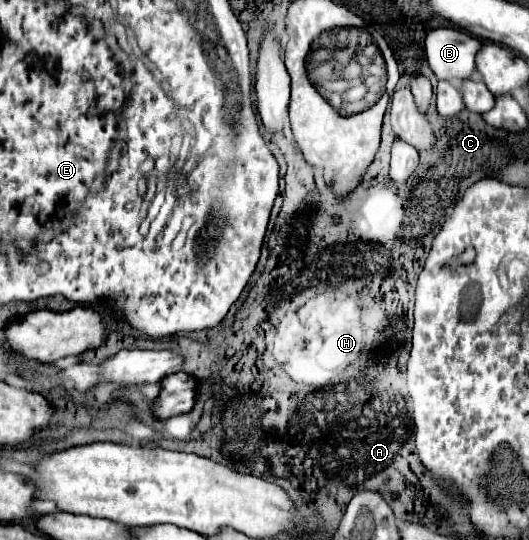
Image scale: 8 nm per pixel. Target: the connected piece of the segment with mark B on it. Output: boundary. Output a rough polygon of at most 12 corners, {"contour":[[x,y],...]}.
{"contour":[[456,28],[428,34],[426,60],[438,80],[476,74],[478,38]]}

